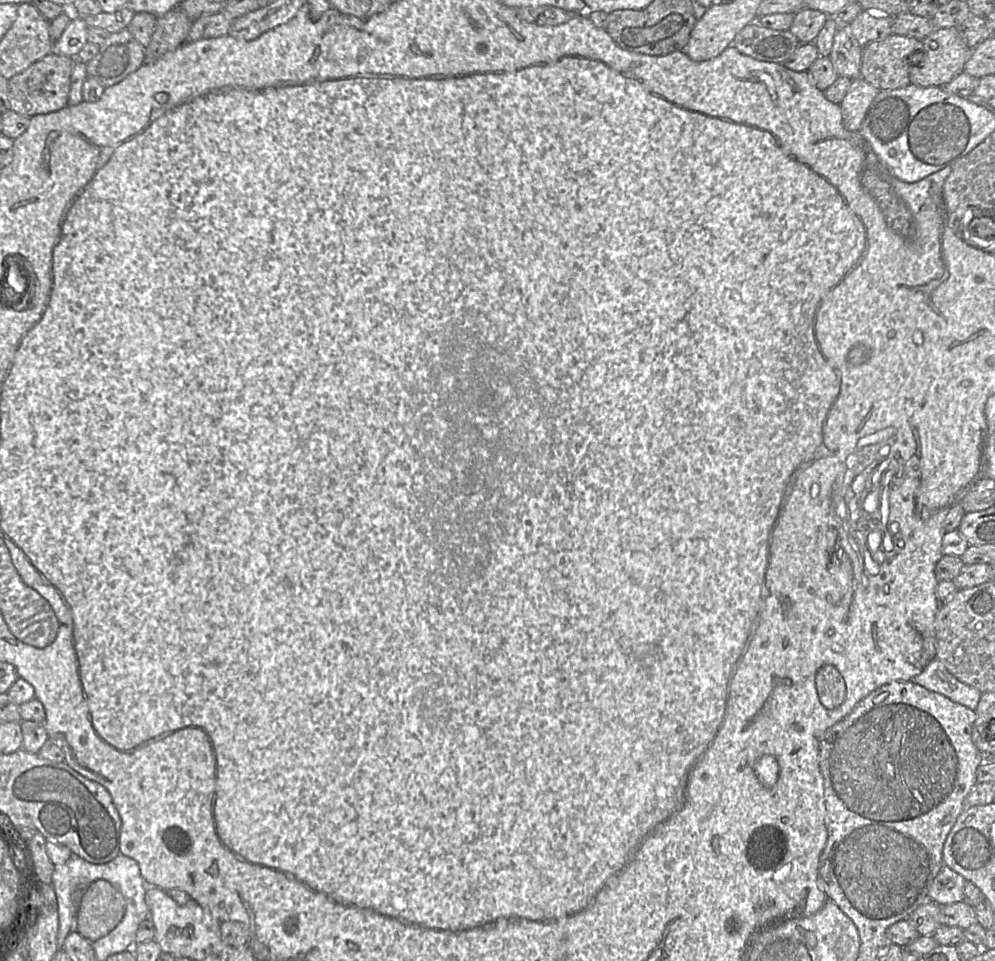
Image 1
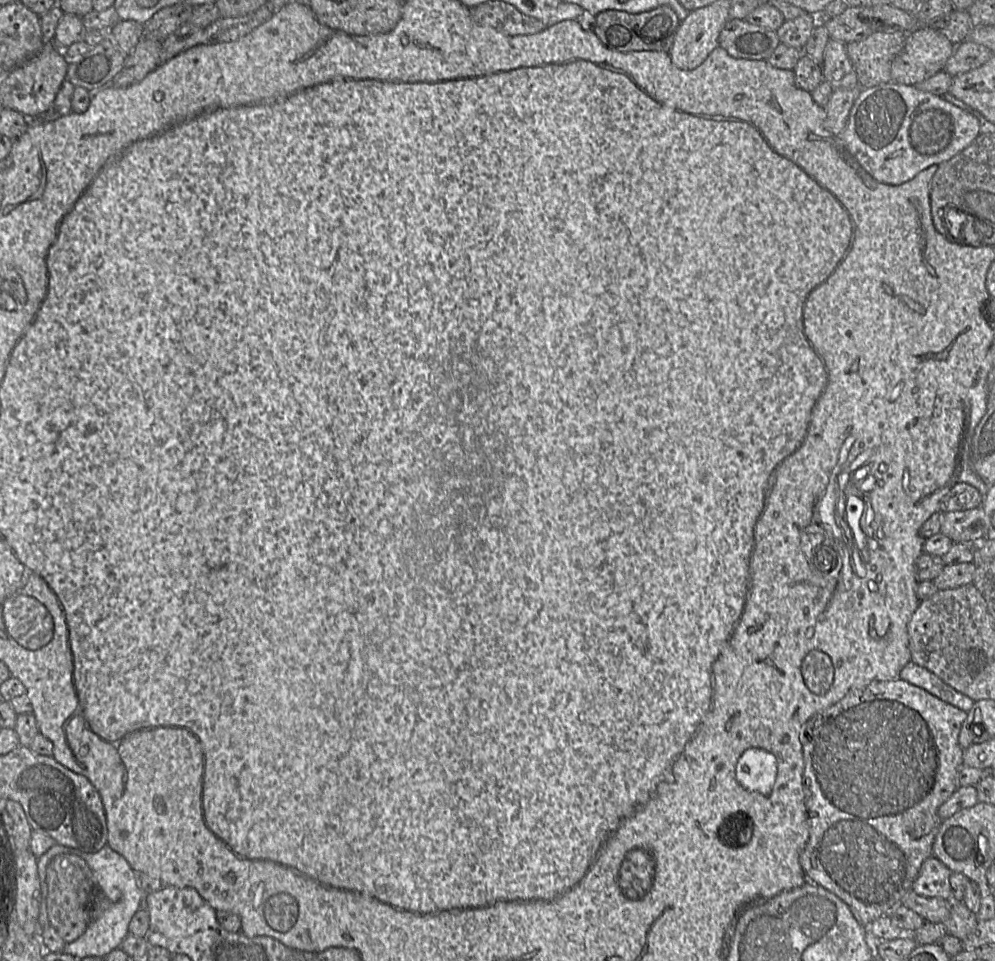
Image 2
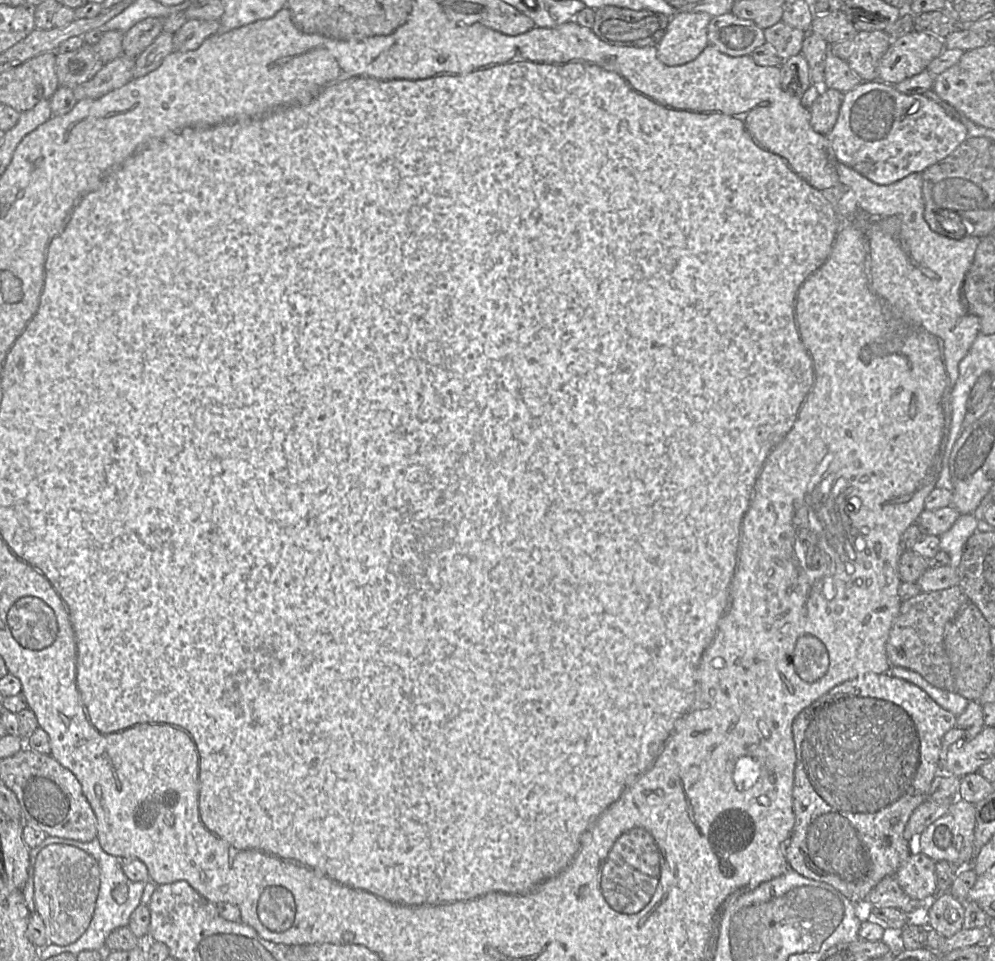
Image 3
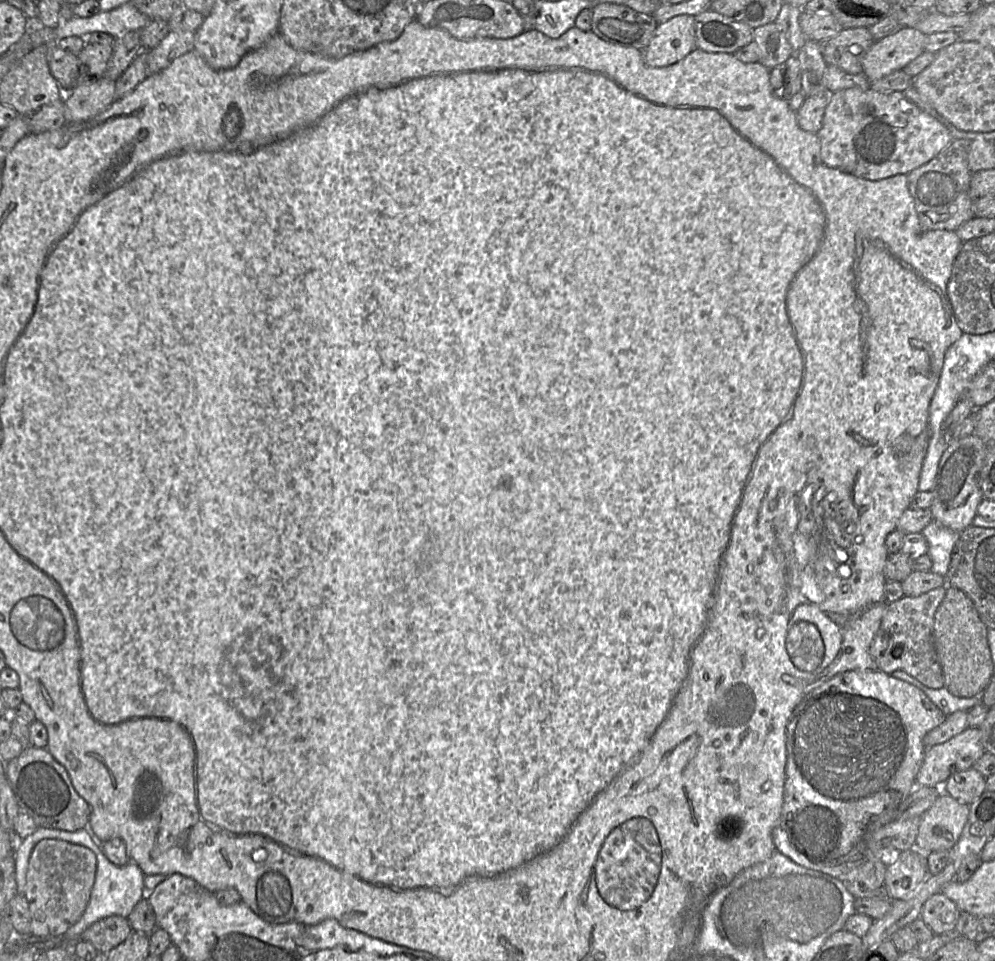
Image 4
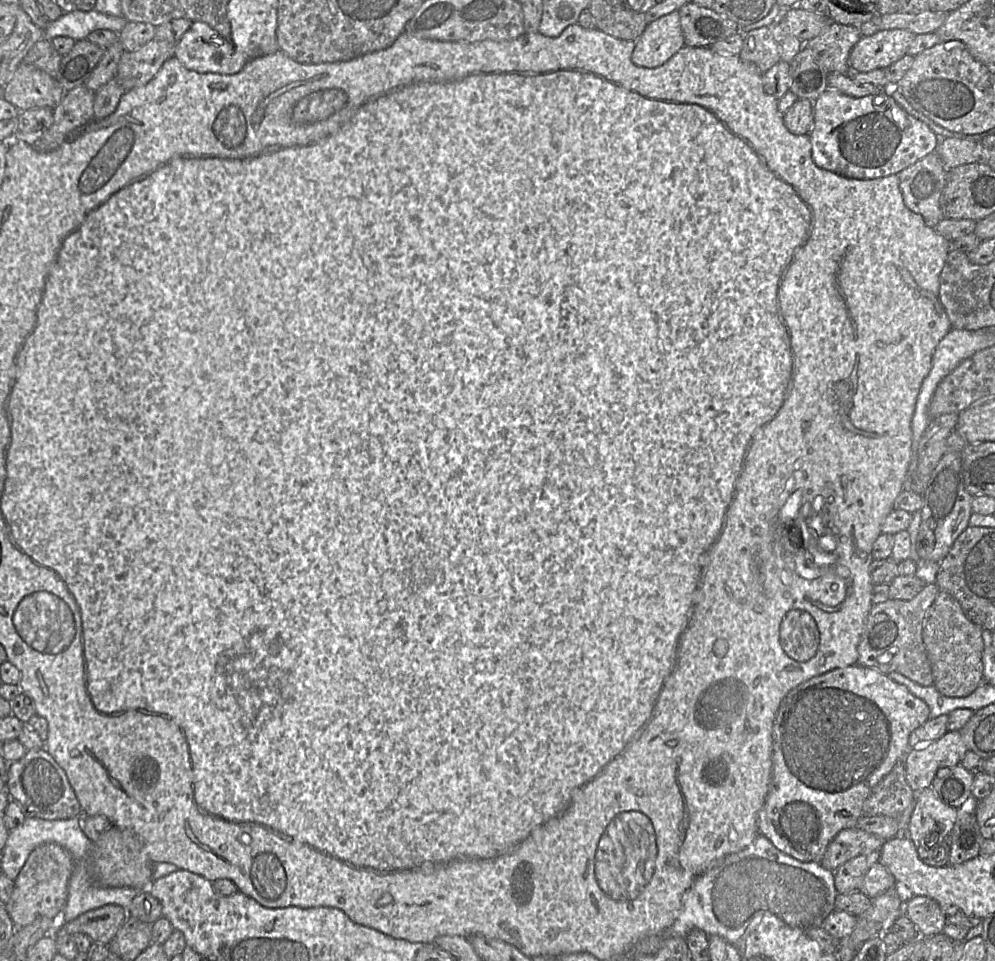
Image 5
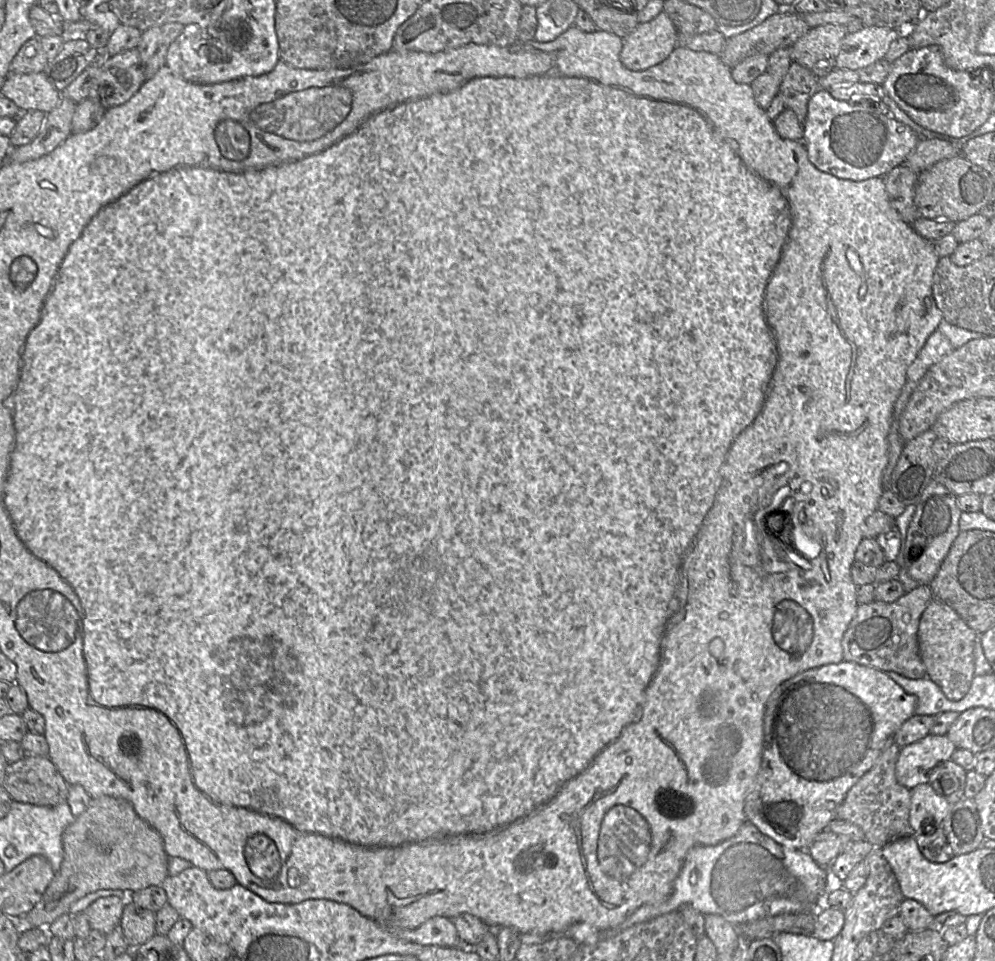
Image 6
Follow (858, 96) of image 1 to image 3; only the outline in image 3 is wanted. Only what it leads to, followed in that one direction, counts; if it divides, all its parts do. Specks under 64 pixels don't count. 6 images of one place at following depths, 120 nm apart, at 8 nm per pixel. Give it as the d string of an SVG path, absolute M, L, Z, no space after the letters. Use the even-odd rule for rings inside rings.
M823 88L809 107L810 123L812 128L823 135L827 135L834 127L840 106L844 98L844 93L830 88Z

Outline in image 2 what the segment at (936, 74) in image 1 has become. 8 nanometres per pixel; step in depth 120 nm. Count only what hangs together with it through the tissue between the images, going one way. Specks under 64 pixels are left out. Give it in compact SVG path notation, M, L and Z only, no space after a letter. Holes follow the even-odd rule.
M918 26L907 34L902 51L891 64L891 82L905 85L916 85L927 80L939 71L943 71L947 60L954 53L956 45L938 30Z

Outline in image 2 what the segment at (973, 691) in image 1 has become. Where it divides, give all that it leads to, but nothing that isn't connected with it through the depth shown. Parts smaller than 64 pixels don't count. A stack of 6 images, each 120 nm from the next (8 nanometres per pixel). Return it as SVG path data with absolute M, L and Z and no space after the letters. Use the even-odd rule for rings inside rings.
M913 662L906 664L900 671L899 679L921 687L939 699L965 711L970 711L975 701L958 692L938 676Z

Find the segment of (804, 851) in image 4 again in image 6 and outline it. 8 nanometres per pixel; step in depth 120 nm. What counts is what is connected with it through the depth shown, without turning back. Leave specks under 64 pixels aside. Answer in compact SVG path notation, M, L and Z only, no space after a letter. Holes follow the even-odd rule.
M850 661L809 669L782 682L770 695L765 706L762 761L753 788L745 800L746 819L778 844L793 850L807 851L816 836L826 830L828 824L836 819L837 809L844 801L847 792L872 768L886 740L893 737L901 725L915 714L916 706L917 698L905 692L884 671Z

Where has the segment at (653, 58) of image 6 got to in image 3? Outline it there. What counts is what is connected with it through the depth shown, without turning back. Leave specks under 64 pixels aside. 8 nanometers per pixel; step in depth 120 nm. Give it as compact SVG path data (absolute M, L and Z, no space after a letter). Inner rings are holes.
M676 12L656 46L658 59L667 66L694 60L709 44L707 33L711 18L705 12Z

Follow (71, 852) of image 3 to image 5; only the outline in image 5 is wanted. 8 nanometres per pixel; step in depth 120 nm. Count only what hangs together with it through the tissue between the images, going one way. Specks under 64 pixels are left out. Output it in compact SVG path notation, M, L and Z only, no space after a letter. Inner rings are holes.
M43 843L30 853L14 880L13 892L5 905L16 928L25 927L41 916L59 920L67 903L68 885L73 867L71 854L56 843Z

